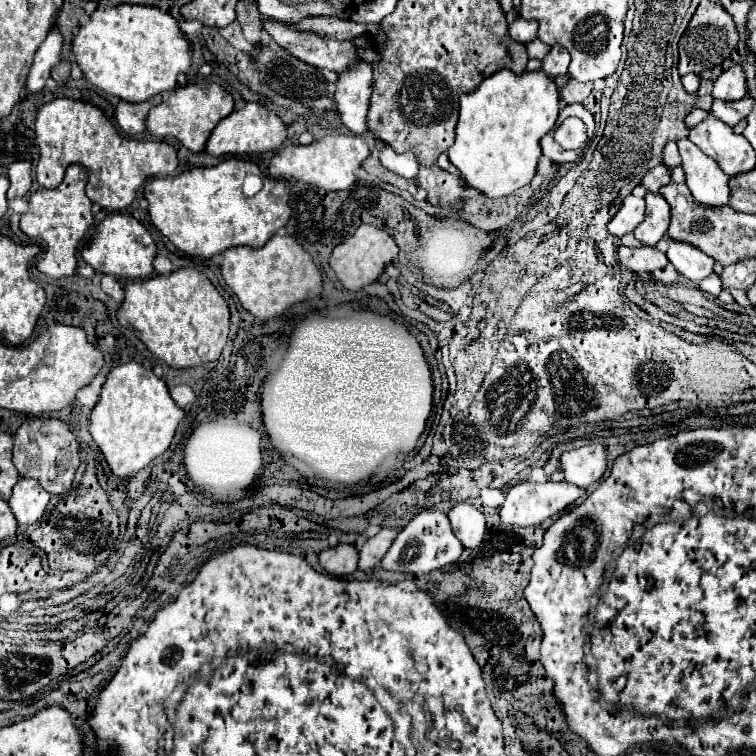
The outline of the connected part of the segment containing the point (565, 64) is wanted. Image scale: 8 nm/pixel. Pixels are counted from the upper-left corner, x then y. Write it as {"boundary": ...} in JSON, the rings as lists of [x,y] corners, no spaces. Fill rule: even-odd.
{"boundary":[[[551,46],[551,52],[541,60],[543,64],[543,72],[549,78],[557,78],[557,76],[565,76],[567,68],[569,68],[569,52],[563,46]]]}

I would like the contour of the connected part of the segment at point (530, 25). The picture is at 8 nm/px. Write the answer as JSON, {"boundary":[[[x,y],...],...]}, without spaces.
{"boundary":[[[517,18],[513,24],[509,24],[509,36],[519,44],[529,44],[537,38],[537,22]]]}

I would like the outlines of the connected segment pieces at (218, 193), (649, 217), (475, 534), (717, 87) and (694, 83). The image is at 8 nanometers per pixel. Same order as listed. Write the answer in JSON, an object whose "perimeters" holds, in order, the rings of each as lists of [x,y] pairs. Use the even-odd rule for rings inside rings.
{"perimeters":[[[[239,158],[179,176],[151,178],[143,194],[149,202],[151,224],[187,256],[211,258],[231,246],[261,248],[291,216],[287,180],[266,177],[257,164]]],[[[647,194],[645,220],[633,230],[635,238],[645,246],[655,246],[669,228],[669,204],[661,194]]],[[[455,504],[449,510],[449,520],[455,536],[463,542],[465,548],[477,548],[485,536],[485,516],[471,504]]],[[[731,66],[713,82],[713,98],[719,100],[741,100],[747,96],[745,76],[741,66]]],[[[689,72],[685,76],[681,76],[681,82],[683,82],[683,88],[689,92],[689,94],[695,94],[699,90],[699,84],[701,84],[701,76],[695,74],[695,72]]]]}

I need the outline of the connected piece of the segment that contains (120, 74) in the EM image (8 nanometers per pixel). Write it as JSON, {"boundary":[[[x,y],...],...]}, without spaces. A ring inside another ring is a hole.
{"boundary":[[[121,4],[115,8],[97,8],[89,16],[89,22],[81,24],[79,32],[73,36],[71,52],[75,54],[75,62],[91,84],[127,102],[143,102],[165,90],[175,90],[177,76],[187,72],[187,68],[191,66],[191,44],[179,30],[177,20],[169,12],[163,14],[159,8],[153,6]]]}

